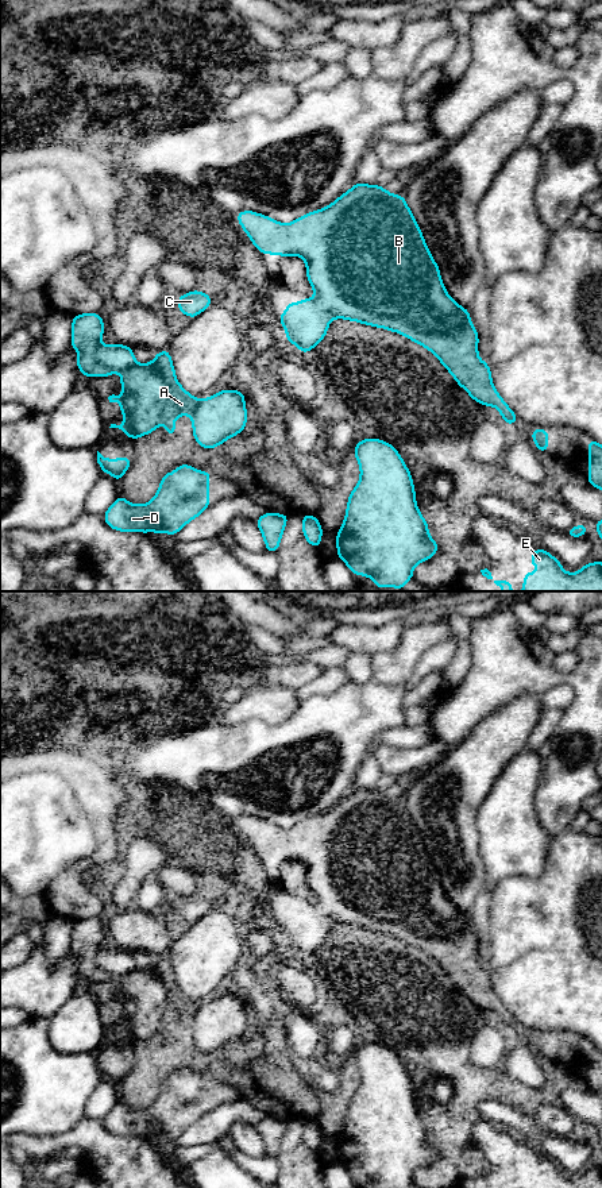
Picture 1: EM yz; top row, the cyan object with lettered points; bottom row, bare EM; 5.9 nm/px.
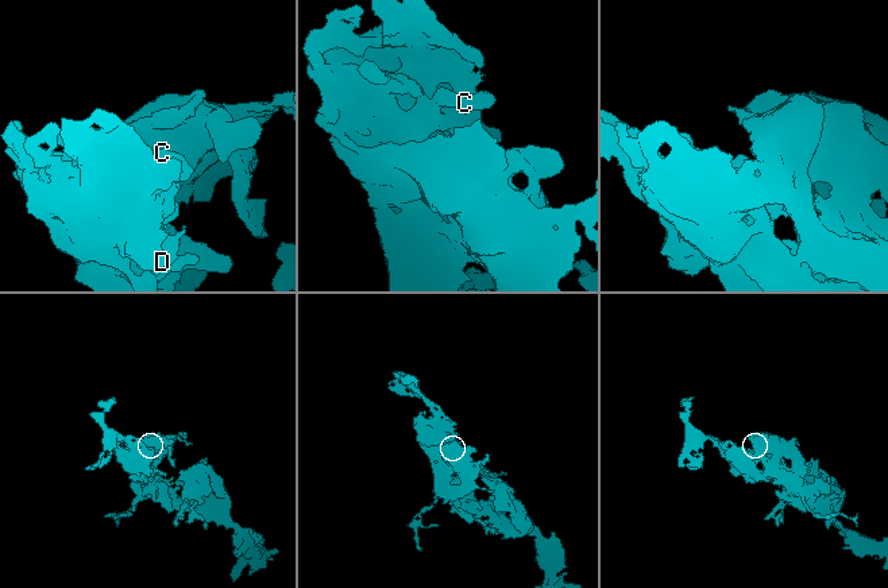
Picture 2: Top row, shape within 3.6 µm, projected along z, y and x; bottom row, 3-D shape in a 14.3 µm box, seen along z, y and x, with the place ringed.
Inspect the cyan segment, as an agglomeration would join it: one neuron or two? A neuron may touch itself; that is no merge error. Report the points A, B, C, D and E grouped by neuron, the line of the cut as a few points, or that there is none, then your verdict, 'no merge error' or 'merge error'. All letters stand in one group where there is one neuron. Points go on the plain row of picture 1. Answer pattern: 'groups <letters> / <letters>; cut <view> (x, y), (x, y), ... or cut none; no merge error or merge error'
groups A / B C D E; cut yz (154, 964), (166, 992), (166, 1006), (158, 1029); merge error

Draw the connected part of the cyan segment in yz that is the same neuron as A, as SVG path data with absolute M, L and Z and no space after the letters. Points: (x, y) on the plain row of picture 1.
M163 954L155 958L155 968L158 975L165 984L166 995L166 1007L159 1022L159 1029L163 1029L167 1035L167 1041L174 1041L175 1029L174 1025L180 1021L190 1019L193 1022L193 1017L197 1008L196 1000L190 1000L175 983L175 975L173 972L171 961L167 954Z

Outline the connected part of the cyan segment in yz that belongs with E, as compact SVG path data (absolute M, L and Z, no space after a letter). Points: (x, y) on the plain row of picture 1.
M539 1152L529 1162L529 1169L536 1169L539 1177L525 1177L524 1188L602 1188L602 1168L593 1166L582 1170L576 1177L566 1177L562 1166L555 1164L548 1156Z

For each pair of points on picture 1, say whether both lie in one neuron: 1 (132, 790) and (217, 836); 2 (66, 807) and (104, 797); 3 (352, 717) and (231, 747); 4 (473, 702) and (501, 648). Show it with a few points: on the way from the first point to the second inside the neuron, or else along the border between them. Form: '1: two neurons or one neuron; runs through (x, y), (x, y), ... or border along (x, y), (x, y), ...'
1: one neuron; runs through (154, 812), (174, 818), (196, 836)
2: two neurons; border along (74, 797), (93, 832)
3: one neuron; runs through (323, 729), (274, 745), (261, 747)
4: one neuron; runs through (485, 689), (500, 672), (501, 662)

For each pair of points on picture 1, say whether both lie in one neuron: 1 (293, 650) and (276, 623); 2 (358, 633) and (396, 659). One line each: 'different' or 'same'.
1: different
2: different

